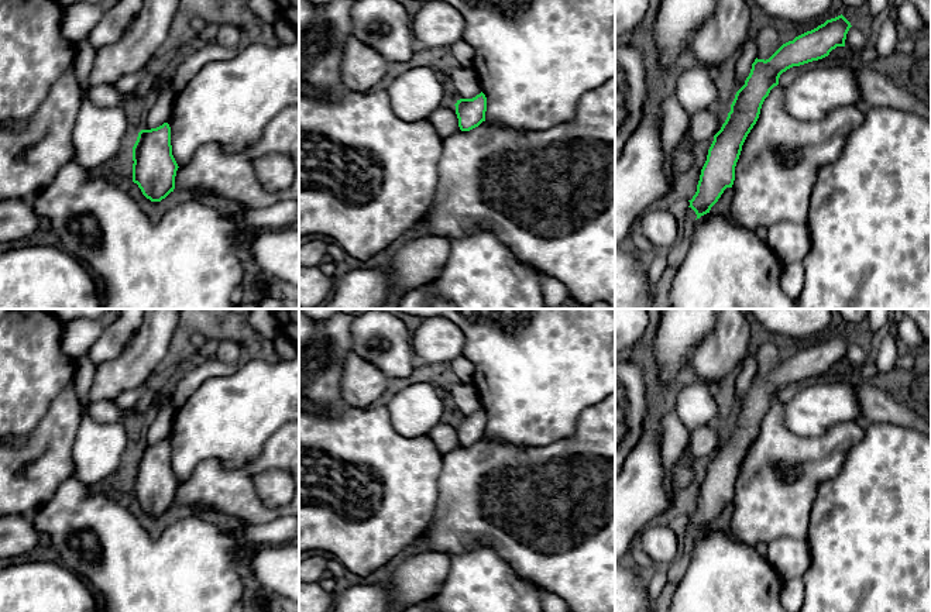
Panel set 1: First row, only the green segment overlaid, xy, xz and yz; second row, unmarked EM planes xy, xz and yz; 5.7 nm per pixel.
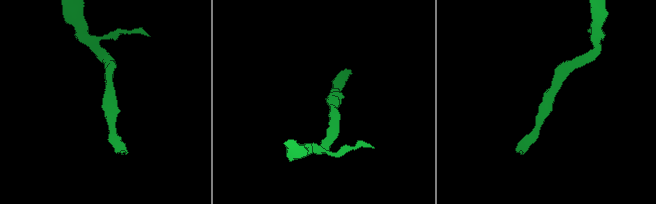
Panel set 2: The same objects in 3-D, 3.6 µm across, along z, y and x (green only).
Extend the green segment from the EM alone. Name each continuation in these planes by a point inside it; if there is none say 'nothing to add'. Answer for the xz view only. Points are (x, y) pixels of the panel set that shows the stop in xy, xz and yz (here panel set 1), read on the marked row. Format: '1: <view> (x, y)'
nothing to add

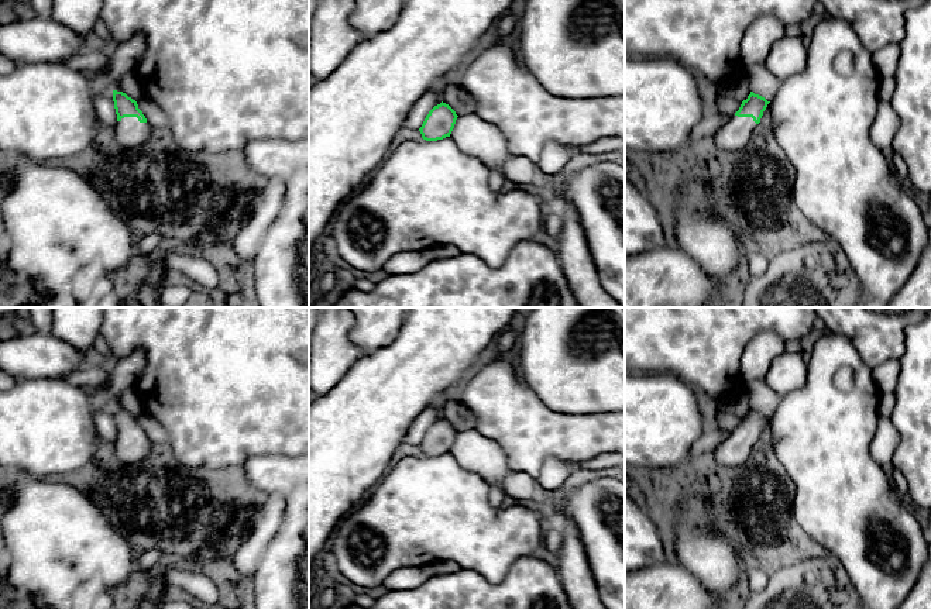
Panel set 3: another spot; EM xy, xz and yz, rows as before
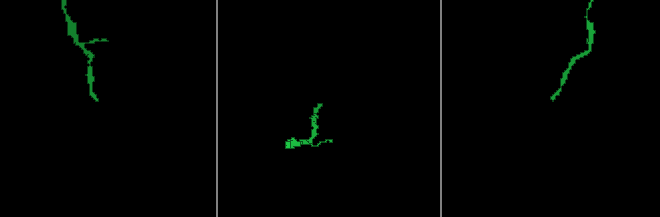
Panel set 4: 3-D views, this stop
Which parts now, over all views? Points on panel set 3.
1: xy (131, 133)

